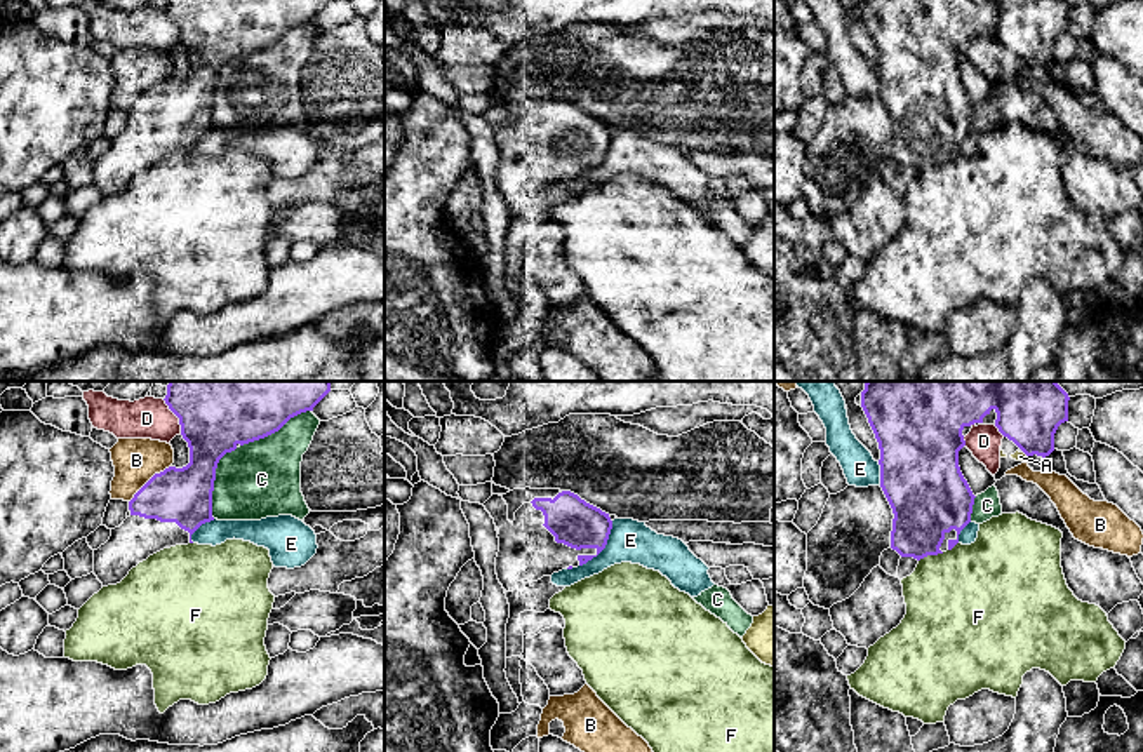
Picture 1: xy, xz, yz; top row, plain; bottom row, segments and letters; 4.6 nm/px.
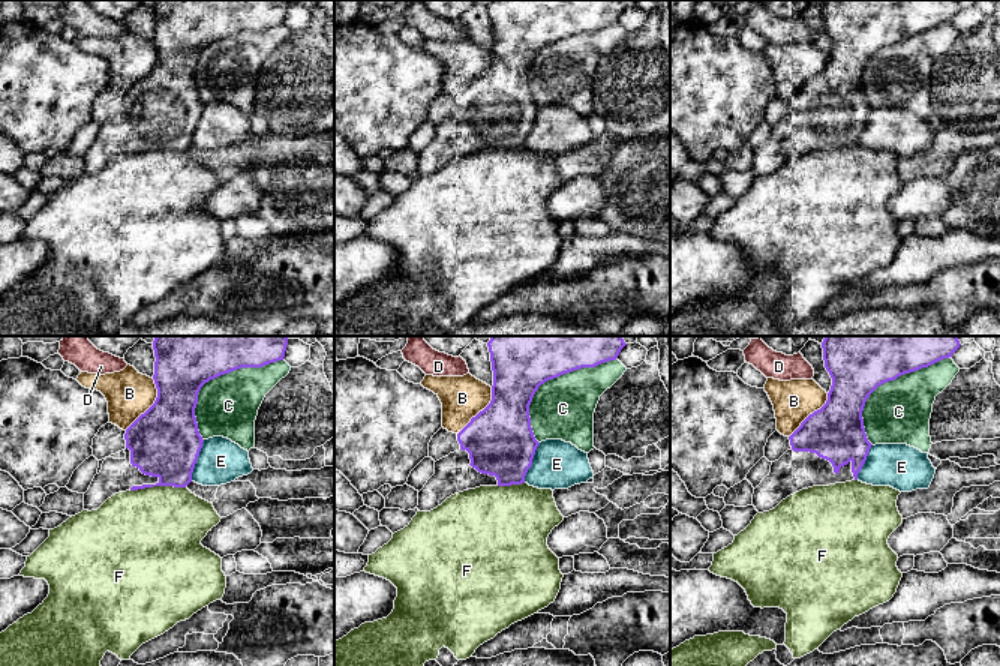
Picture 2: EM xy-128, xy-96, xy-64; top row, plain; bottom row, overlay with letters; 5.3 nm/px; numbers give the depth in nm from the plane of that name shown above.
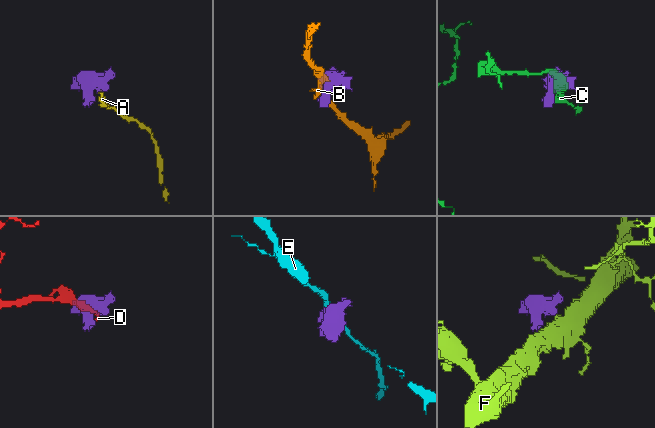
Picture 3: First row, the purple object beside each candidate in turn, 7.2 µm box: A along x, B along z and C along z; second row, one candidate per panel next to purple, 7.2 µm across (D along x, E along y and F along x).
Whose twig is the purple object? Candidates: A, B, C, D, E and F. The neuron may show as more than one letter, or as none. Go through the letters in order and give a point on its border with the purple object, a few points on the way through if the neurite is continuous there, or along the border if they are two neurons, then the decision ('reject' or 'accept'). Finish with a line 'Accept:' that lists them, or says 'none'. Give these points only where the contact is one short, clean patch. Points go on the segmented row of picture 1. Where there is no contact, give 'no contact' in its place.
A: meets purple in yz at (1025, 453); border along yz (1023, 451), (1027, 456); reject
B: meets purple in xy at (148, 481); reject
C: meets purple in xy at (214, 479); reject
D: meets purple in xy at (176, 415); reject
E: meets purple in xz at (604, 547); reject
F: meets purple in yz at (931, 554); reject
Accept: none

